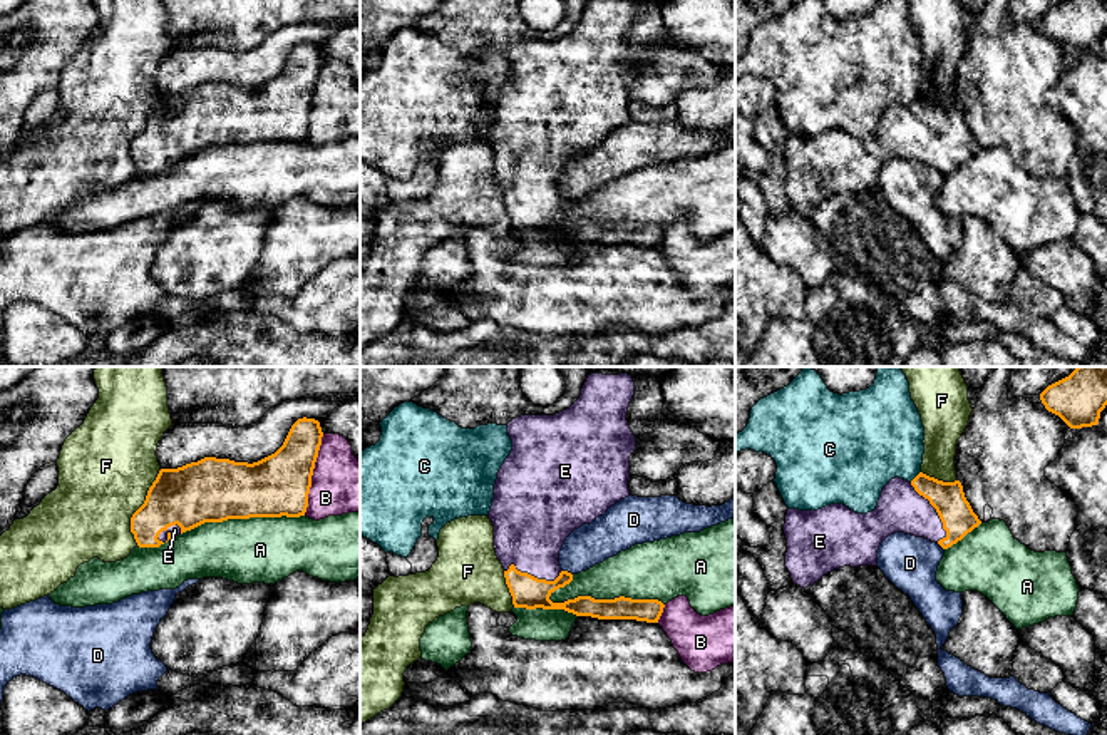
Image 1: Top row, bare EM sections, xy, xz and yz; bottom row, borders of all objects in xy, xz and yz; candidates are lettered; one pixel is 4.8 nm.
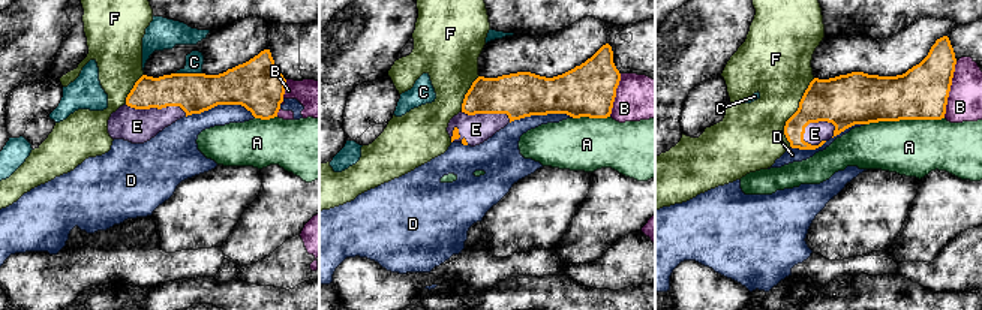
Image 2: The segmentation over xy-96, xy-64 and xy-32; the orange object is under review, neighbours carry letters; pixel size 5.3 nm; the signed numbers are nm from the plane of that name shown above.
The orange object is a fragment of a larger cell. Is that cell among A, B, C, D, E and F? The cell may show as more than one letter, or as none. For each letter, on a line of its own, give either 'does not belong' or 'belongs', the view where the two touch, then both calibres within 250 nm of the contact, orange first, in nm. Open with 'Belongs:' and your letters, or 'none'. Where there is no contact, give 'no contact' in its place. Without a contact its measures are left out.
Belongs: E
A: does not belong | xz | 110/280 nm
B: does not belong | xy | 300/280 nm
C: does not belong | yz | 160/400 nm
D: does not belong | xz | 160/200 nm
E: belongs | yz | 160/220 nm
F: does not belong | xy | 300/460 nm

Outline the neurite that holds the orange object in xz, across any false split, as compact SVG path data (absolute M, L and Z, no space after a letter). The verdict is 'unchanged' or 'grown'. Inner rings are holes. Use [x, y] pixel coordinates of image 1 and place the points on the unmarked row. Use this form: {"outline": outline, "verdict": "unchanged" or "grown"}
{"outline": "M588 0L579 23L569 33L556 40L521 40L507 49L512 75L497 97L487 142L494 151L494 174L504 193L514 233L564 234L598 244L658 248L665 233L658 224L549 224L556 214L573 206L573 199L563 196L558 184L566 162L630 121L630 80L636 74L636 62L626 39L633 20L631 0Z", "verdict": "grown"}

